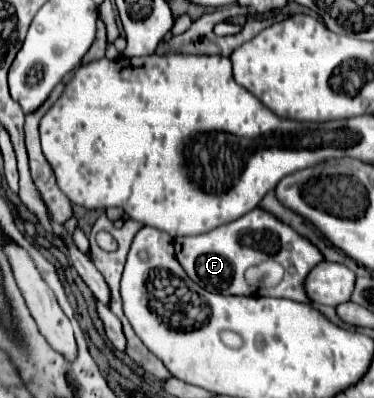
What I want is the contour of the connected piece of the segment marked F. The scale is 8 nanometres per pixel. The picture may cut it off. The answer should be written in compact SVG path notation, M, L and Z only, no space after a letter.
M254 208L252 212L244 214L242 218L230 222L230 224L224 224L224 226L218 226L206 234L200 234L200 236L186 236L186 238L180 238L178 240L178 250L176 250L176 258L178 262L182 264L184 272L188 274L188 278L192 278L198 286L202 286L204 290L208 292L218 292L218 294L232 294L232 296L259 296L266 297L266 285L250 285L245 276L245 272L248 268L257 266L268 258L276 260L278 264L282 264L286 268L286 274L284 274L284 280L276 286L276 288L270 288L270 296L274 298L288 298L288 300L296 300L296 302L310 302L310 298L306 296L306 290L304 290L304 280L308 276L308 272L324 260L322 252L310 242L306 240L304 236L300 236L296 230L292 230L288 224L280 222L276 216L272 216L270 212L262 210L262 208Z

